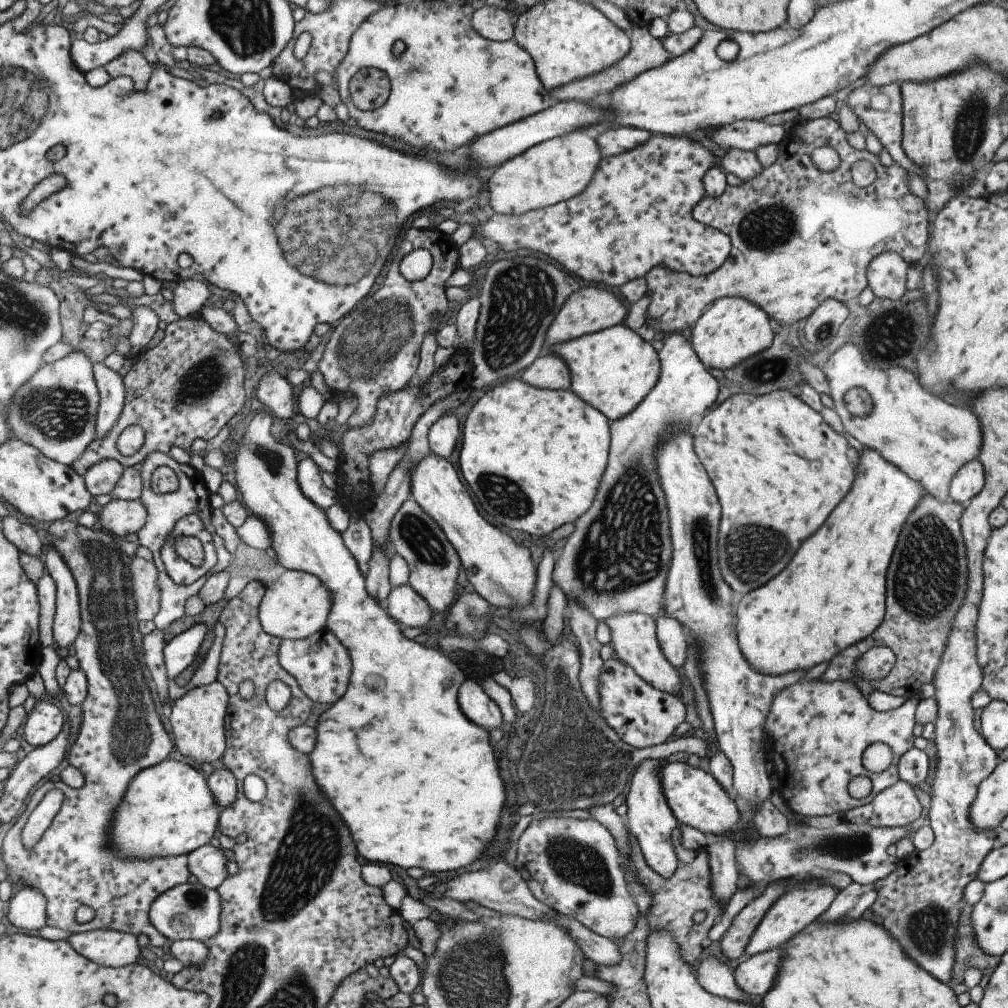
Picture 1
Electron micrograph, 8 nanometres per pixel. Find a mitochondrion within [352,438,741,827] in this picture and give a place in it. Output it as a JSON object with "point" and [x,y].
{"point":[615,556]}

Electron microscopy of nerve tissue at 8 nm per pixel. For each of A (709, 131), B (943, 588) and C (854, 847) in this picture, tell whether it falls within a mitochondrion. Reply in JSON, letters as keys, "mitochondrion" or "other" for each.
{"A":"other","B":"mitochondrion","C":"mitochondrion"}

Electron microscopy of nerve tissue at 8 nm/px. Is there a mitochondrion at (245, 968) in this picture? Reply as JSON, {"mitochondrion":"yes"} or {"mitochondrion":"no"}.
{"mitochondrion":"yes"}

